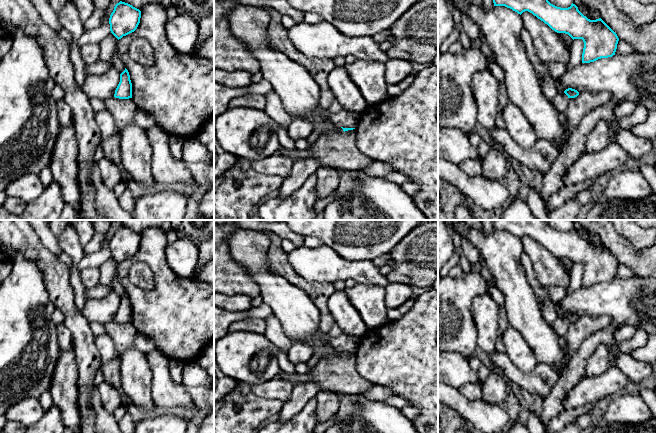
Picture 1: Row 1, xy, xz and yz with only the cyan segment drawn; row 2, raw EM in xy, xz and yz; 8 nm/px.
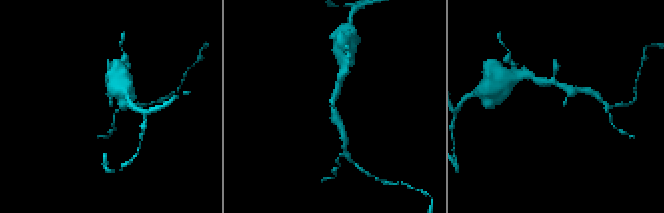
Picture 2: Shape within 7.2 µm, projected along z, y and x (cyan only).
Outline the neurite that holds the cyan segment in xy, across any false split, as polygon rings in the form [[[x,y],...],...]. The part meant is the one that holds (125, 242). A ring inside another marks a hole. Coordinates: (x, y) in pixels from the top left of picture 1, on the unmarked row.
[[[120,225],[110,239],[110,255],[119,264],[137,253],[140,242],[141,235],[139,233]]]

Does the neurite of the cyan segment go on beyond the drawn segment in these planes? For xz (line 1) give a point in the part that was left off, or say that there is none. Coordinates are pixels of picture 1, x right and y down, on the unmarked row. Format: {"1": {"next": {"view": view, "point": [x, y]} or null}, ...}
{"1": {"next": null}}

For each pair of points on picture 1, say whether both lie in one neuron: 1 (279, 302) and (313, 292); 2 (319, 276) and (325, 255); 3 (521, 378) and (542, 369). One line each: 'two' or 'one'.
1: two
2: one
3: one

